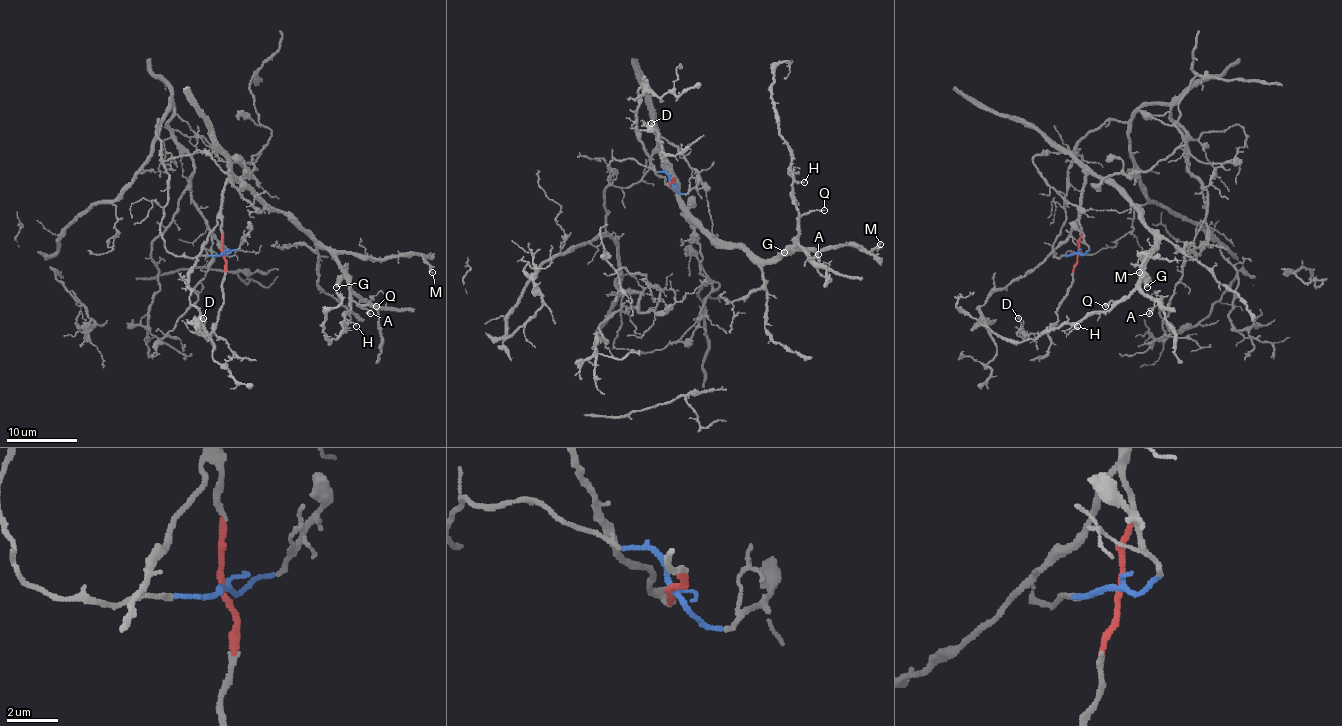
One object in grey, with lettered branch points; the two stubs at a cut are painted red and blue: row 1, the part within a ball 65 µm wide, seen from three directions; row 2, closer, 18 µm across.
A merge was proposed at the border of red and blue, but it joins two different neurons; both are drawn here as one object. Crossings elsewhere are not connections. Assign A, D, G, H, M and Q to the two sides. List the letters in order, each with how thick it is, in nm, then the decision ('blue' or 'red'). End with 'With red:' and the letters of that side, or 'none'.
A: 170 nm thick; red
D: 110 nm thick; red
G: 440 nm thick; red
H: 120 nm thick; red
M: 110 nm thick; red
Q: 130 nm thick; red
With red: A, D, G, H, M, Q

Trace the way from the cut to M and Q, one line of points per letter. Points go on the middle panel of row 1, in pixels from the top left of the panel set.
M: (670, 183), (679, 202), (719, 240), (742, 243), (755, 256), (859, 245), (873, 250), (880, 243)
Q: (670, 183), (679, 202), (719, 240), (744, 243), (762, 259), (774, 259), (795, 241), (803, 215), (824, 209)

